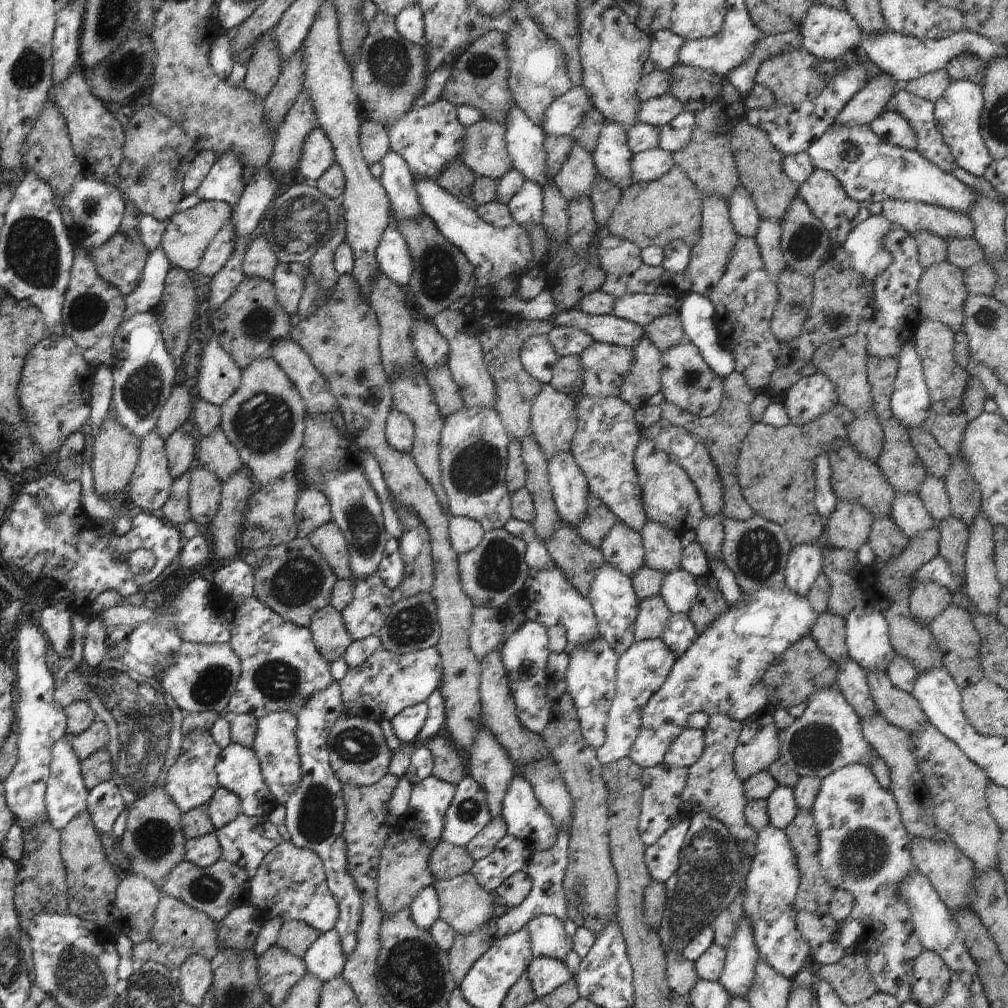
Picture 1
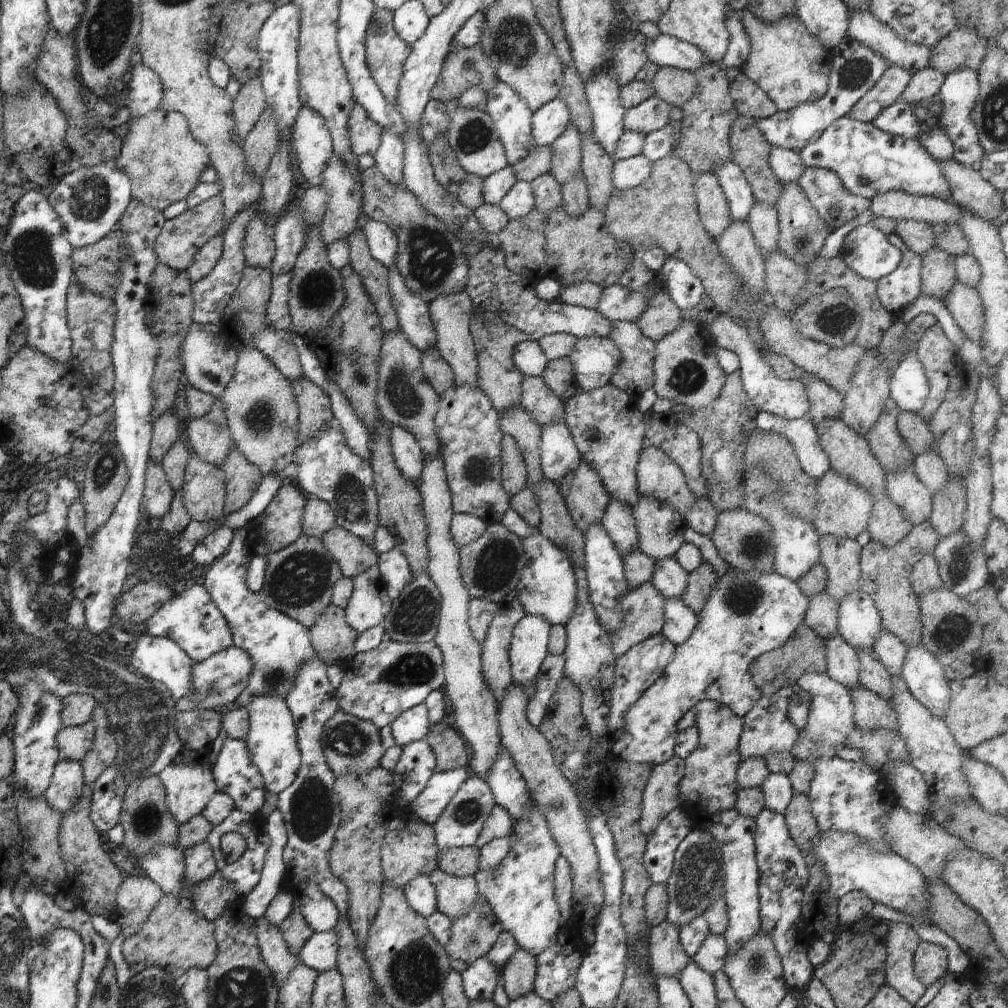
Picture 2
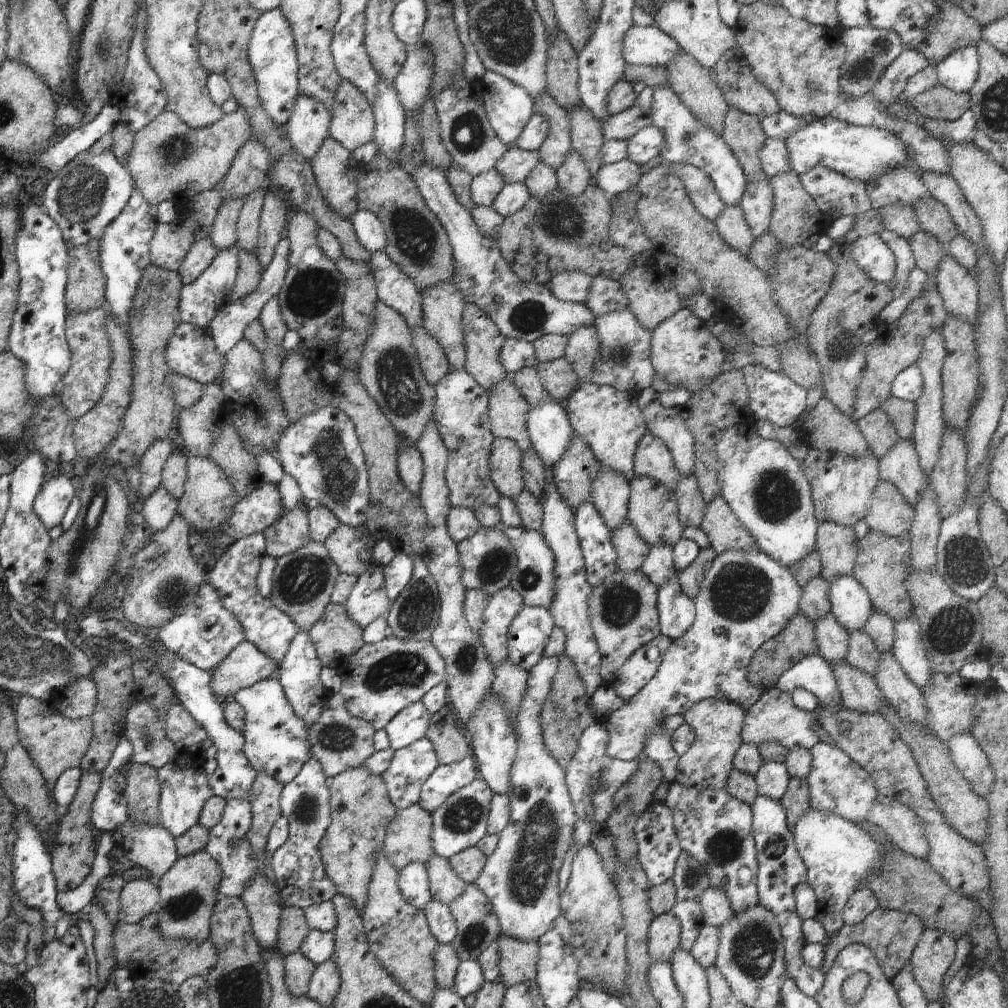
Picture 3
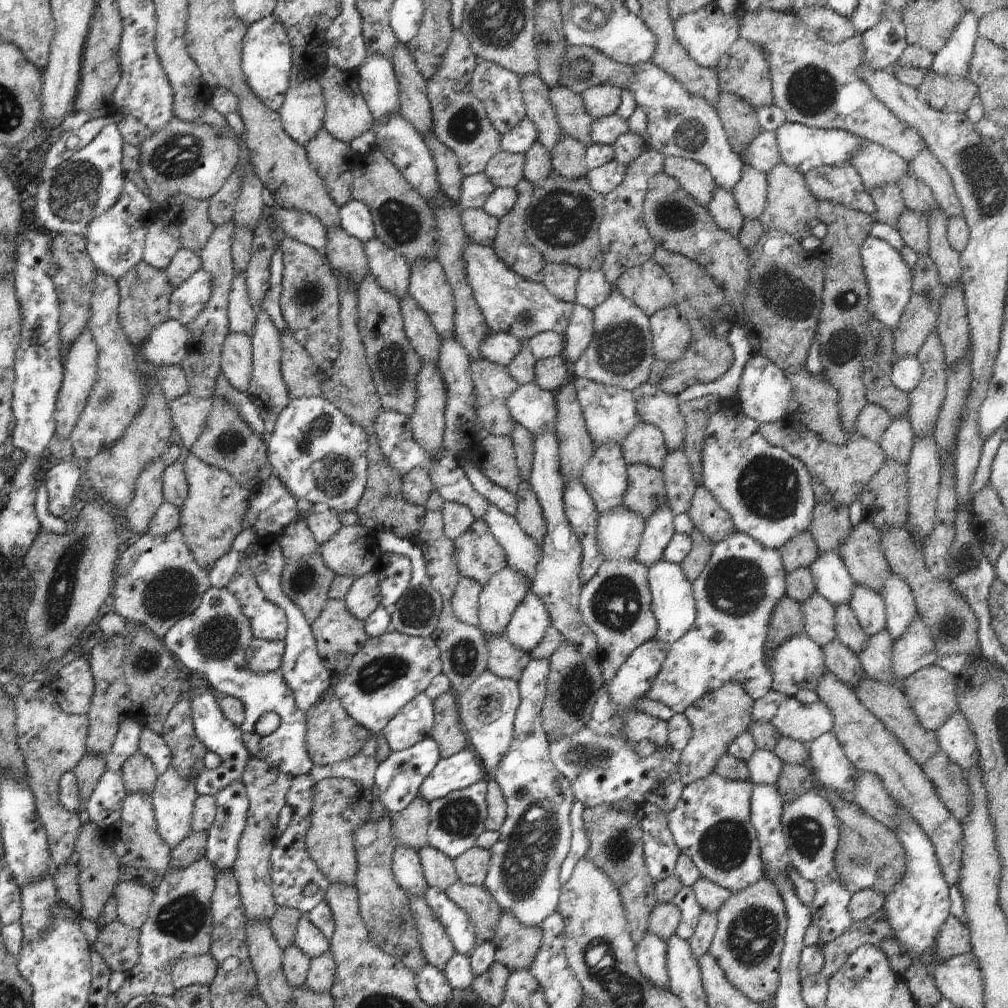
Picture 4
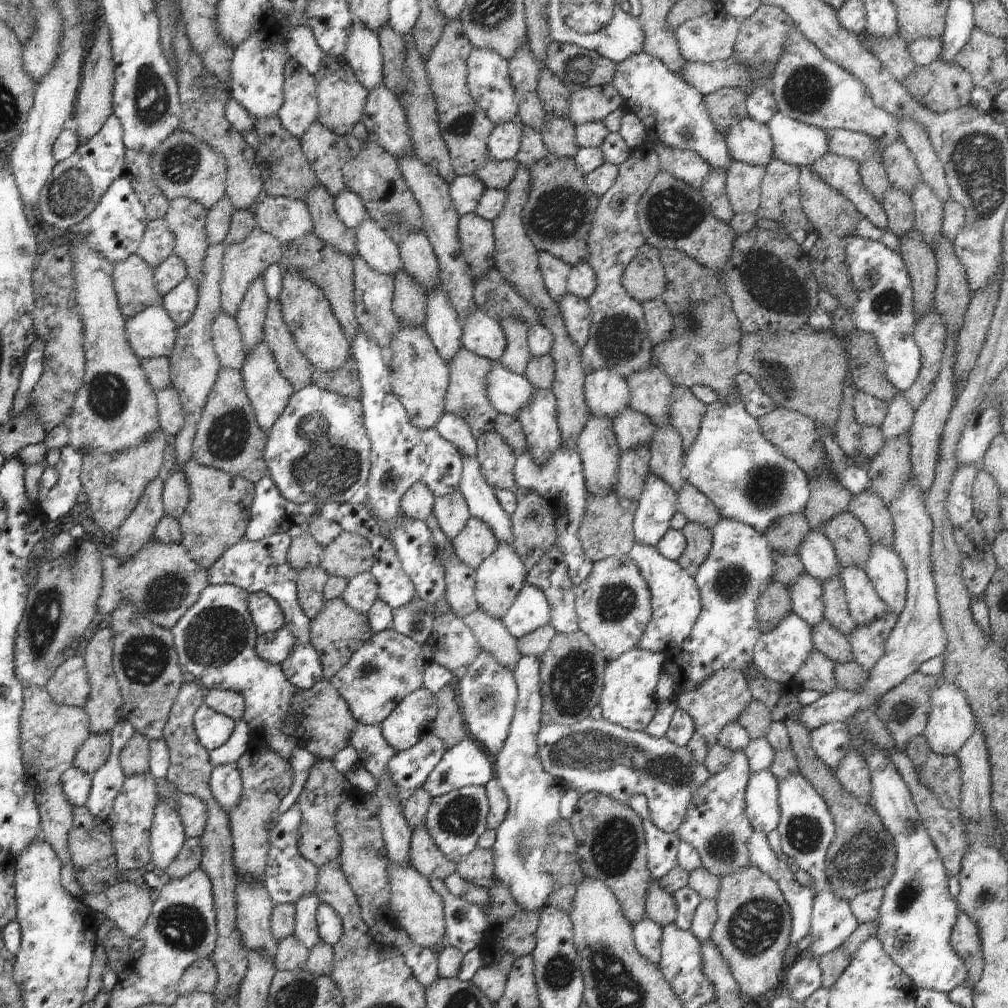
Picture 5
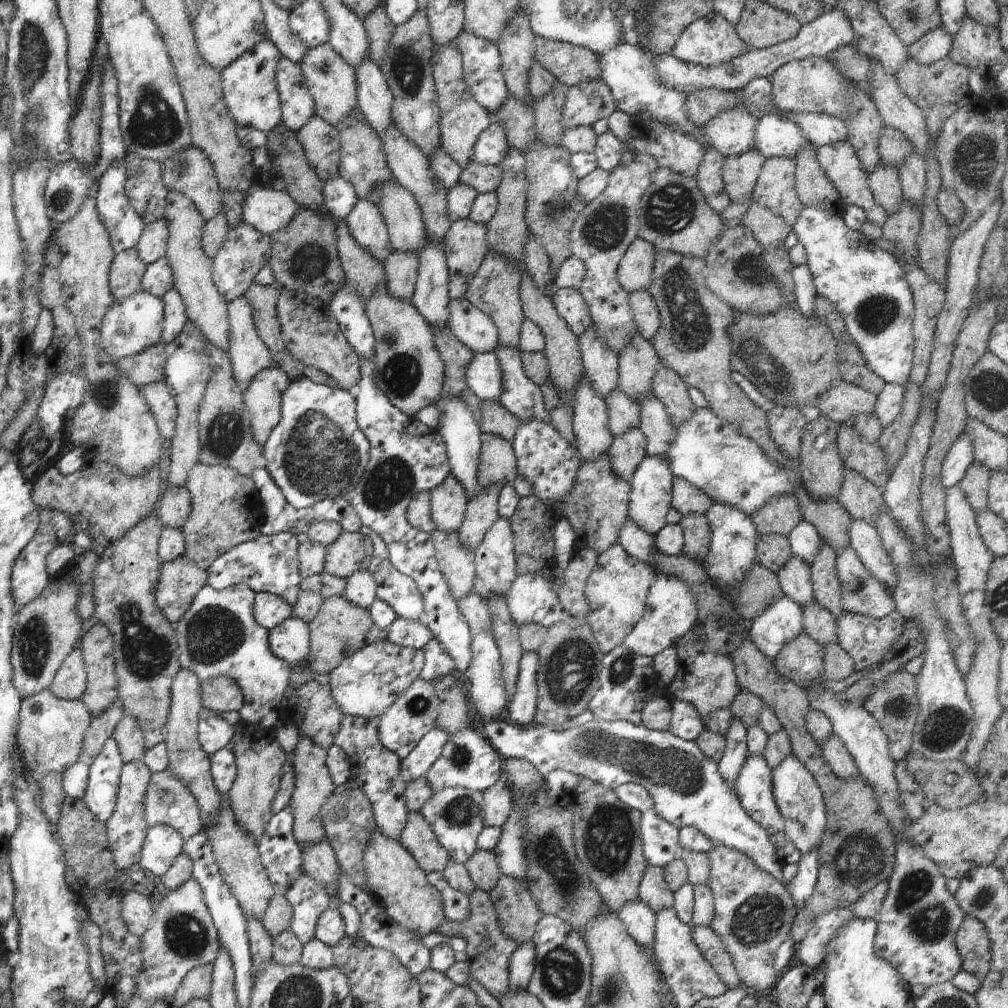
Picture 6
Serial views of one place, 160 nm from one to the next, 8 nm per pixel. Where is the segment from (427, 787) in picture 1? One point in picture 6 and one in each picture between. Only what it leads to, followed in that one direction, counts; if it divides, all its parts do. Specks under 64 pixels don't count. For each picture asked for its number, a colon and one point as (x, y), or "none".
2: (441, 787)
3: (446, 779)
4: (463, 769)
5: (467, 763)
6: (468, 760)

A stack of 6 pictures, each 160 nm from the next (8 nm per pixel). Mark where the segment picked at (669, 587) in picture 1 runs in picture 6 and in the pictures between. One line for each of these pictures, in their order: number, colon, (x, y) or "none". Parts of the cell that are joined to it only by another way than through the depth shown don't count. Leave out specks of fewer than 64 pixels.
2: (670, 579)
3: (659, 567)
4: (659, 529)
5: (656, 506)
6: (651, 485)

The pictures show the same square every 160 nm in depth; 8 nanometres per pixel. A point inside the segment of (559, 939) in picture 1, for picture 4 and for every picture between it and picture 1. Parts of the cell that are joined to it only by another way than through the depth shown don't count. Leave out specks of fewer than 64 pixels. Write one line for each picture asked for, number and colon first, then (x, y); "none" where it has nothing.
2: (520, 890)
3: (520, 878)
4: (523, 877)

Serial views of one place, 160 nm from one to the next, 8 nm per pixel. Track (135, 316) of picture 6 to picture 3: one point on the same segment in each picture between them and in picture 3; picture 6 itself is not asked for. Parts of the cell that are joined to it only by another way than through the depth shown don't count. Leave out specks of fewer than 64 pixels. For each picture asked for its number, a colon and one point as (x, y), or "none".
3: (191, 352)
4: (168, 344)
5: (151, 333)

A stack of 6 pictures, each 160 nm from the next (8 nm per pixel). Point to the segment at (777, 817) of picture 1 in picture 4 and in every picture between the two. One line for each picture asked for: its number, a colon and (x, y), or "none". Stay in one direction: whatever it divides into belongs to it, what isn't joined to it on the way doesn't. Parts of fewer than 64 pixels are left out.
2: (777, 790)
3: (772, 779)
4: (764, 766)

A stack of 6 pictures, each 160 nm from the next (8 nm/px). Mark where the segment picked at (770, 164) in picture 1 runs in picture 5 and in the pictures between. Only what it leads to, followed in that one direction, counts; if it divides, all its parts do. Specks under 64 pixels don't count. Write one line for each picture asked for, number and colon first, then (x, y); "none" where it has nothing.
2: (749, 147)
3: (742, 132)
4: (739, 118)
5: (726, 106)

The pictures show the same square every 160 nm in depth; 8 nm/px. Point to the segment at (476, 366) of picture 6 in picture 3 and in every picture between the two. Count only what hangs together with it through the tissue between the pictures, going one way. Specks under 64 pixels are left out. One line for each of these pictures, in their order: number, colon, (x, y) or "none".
3: (550, 431)
4: (534, 408)
5: (510, 393)

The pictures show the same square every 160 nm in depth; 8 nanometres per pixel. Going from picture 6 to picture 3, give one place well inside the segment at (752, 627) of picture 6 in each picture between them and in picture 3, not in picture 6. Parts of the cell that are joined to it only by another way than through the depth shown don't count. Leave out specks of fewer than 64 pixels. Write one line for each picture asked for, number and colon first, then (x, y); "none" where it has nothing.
3: (812, 673)
4: (799, 663)
5: (778, 655)

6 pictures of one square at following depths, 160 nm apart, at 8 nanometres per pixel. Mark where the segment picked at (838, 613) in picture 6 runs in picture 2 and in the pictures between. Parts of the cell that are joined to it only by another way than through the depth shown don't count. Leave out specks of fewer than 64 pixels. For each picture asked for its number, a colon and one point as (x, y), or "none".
2: (873, 675)
3: (862, 654)
4: (849, 631)
5: (836, 612)

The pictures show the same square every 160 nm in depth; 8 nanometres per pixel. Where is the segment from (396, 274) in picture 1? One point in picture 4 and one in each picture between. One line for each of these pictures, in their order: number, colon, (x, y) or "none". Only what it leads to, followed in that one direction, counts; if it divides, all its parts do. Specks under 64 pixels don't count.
2: (382, 242)
3: (369, 230)
4: (356, 219)

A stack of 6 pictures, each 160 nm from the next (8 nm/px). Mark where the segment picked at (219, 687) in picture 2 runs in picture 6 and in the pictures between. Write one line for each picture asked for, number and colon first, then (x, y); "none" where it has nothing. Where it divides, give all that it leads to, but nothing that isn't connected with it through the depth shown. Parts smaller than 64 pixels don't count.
3: (246, 665)
4: (261, 656)
5: (274, 647)
6: (290, 641)

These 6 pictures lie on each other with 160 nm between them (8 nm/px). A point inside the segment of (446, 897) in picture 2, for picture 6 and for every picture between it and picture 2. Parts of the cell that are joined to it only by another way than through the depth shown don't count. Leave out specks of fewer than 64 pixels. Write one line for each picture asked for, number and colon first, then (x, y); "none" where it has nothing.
3: (445, 885)
4: (439, 871)
5: (426, 857)
6: (417, 837)

